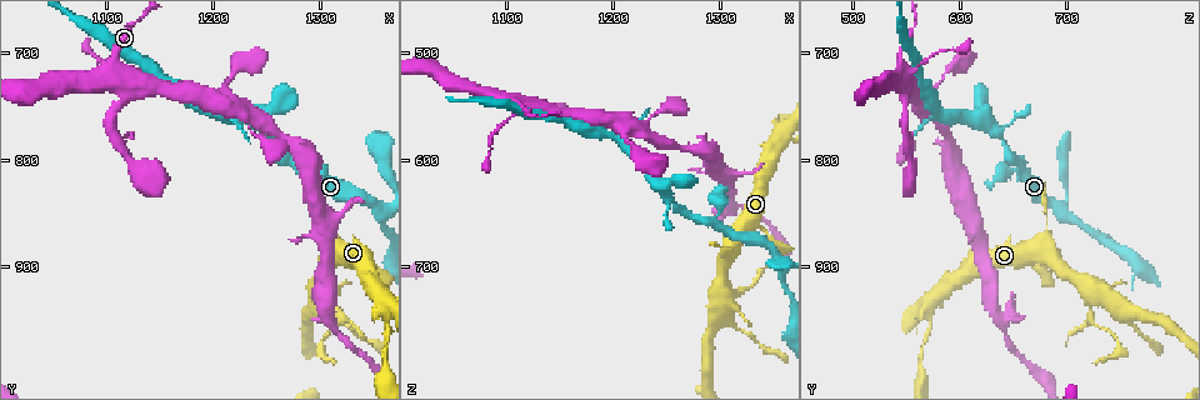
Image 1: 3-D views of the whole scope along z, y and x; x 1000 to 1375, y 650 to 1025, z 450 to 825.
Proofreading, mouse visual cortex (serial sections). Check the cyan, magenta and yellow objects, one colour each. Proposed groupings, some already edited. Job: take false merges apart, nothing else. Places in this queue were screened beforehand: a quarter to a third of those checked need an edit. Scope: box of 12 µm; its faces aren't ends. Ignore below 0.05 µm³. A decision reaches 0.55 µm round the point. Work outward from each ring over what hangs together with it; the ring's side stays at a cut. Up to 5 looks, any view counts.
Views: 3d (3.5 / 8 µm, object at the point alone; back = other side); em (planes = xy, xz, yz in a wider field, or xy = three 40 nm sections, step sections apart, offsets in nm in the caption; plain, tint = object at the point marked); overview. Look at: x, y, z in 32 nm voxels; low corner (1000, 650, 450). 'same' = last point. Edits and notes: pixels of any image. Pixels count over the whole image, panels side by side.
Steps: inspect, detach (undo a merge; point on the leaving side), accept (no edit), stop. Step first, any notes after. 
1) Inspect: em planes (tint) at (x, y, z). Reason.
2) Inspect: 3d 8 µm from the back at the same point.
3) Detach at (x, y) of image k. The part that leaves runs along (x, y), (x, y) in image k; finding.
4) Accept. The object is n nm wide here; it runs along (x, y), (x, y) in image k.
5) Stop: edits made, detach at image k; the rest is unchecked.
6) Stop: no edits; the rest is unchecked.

Inspect: 3d 3.5 µm at (1102, 716, 558). Three-way junction.

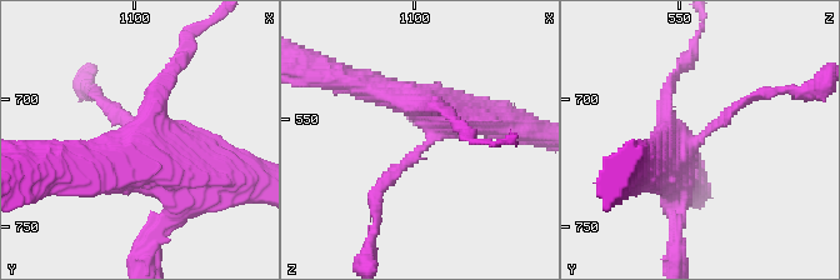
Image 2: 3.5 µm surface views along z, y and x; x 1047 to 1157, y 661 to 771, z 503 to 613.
Inspect: em xy step 3 (tint) at (1105, 713, 560). Shape alone is not enough.

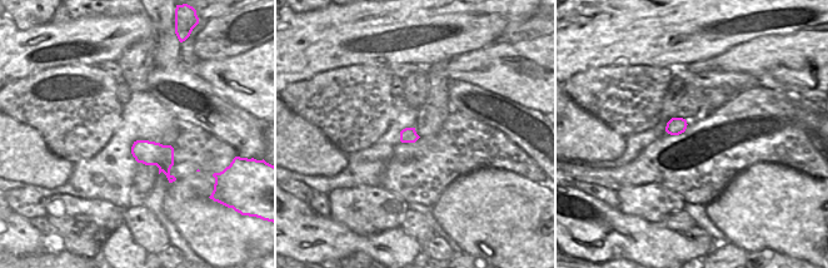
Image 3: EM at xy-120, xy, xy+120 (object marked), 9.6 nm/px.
Accept. The object is 140 nm wide here; it runs along (436, 105), (444, 118), (433, 136), (379, 200) in image 2; all the same cell.

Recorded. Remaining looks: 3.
Inspect: 3d 3.5 µm at (1314, 944, 722). Calibre changes.

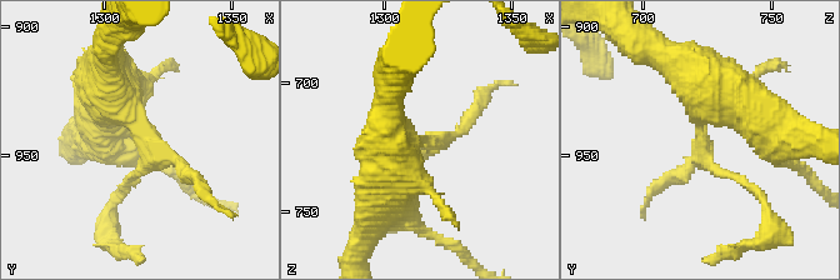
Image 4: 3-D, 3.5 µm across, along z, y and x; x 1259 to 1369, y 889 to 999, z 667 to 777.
Inspect: em xy step 1 (tint) at (1316, 943, 724).

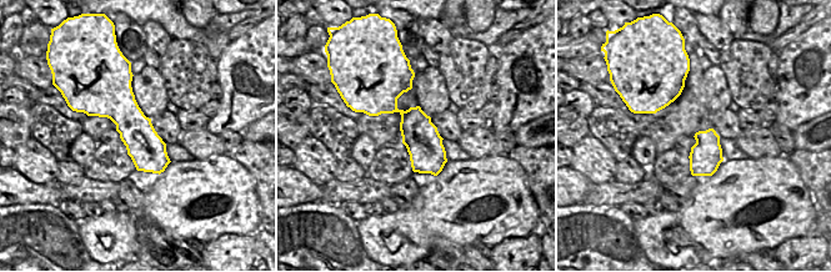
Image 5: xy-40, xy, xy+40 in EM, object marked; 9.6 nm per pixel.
Accept. It runs along (409, 79), (394, 106), (435, 171) in image 5; one cell here.

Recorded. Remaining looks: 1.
Stop: no edits; the rest is unchecked.

